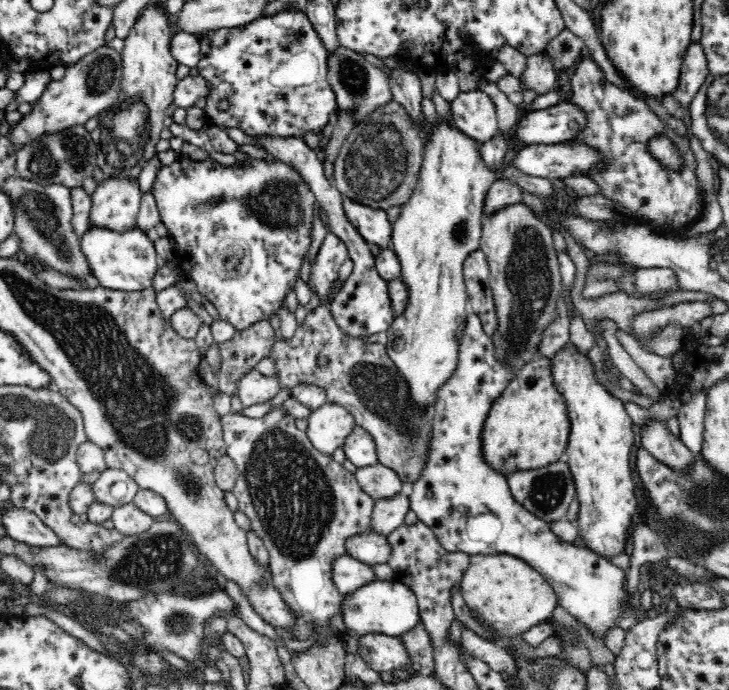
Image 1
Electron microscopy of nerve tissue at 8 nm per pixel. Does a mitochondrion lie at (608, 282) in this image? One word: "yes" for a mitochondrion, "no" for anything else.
yes

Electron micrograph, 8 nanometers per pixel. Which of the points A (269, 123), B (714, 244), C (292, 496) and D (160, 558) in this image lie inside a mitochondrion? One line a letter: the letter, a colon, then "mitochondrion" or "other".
A: other
B: other
C: mitochondrion
D: mitochondrion

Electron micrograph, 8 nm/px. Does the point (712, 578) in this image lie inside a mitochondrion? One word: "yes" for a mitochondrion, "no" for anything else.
no

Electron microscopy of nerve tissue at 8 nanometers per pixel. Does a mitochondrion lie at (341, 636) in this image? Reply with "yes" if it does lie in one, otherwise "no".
no

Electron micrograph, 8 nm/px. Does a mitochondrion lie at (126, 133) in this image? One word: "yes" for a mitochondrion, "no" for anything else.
yes

